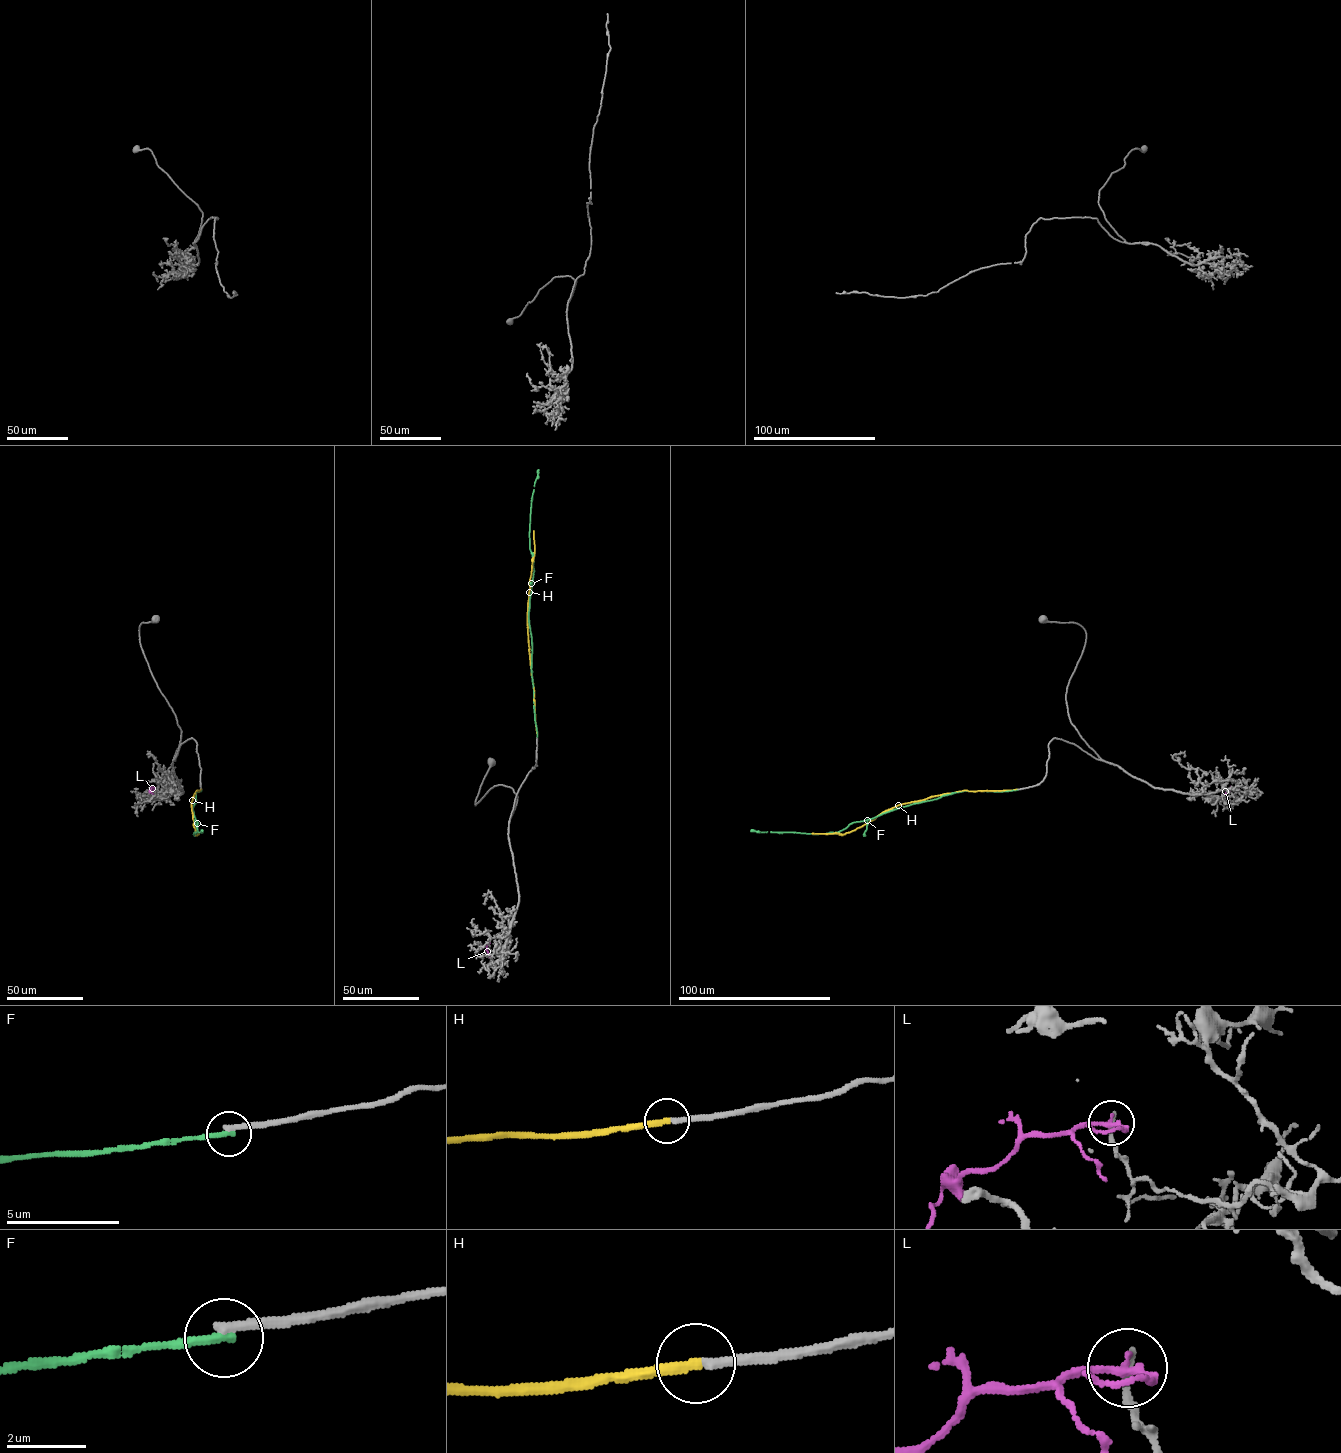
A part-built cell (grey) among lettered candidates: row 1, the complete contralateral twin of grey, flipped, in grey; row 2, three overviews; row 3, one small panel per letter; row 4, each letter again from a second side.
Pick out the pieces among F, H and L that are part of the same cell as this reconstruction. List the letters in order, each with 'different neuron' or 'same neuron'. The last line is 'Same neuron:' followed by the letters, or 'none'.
F: different neuron
H: same neuron
L: different neuron
Same neuron: H

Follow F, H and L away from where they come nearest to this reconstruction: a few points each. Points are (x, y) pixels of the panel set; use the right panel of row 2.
F: (1017, 789), (952, 792), (851, 823), (837, 832), (750, 830)
H: (1017, 789), (963, 790), (931, 796), (899, 804), (844, 834), (811, 833)
L: (1237, 787), (1224, 796)

